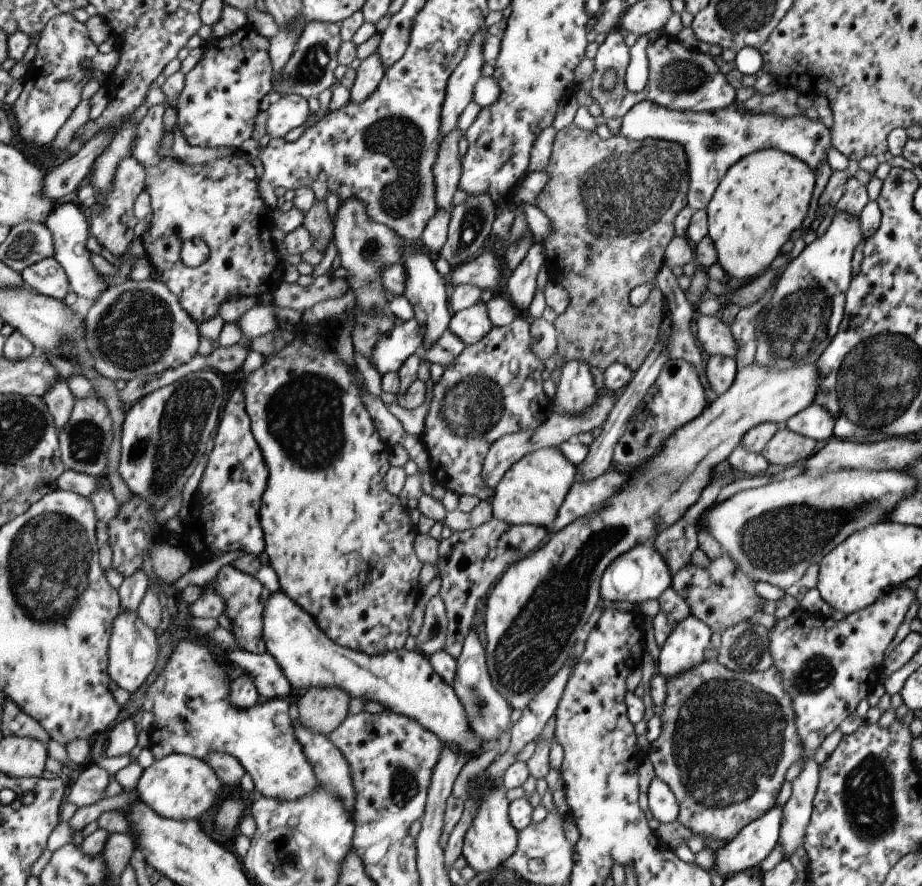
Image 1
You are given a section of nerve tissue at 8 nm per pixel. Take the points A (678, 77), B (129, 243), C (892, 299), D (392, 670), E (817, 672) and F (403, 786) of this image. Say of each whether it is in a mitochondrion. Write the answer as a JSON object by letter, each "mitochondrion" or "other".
{"A":"mitochondrion","B":"other","C":"other","D":"other","E":"mitochondrion","F":"mitochondrion"}

